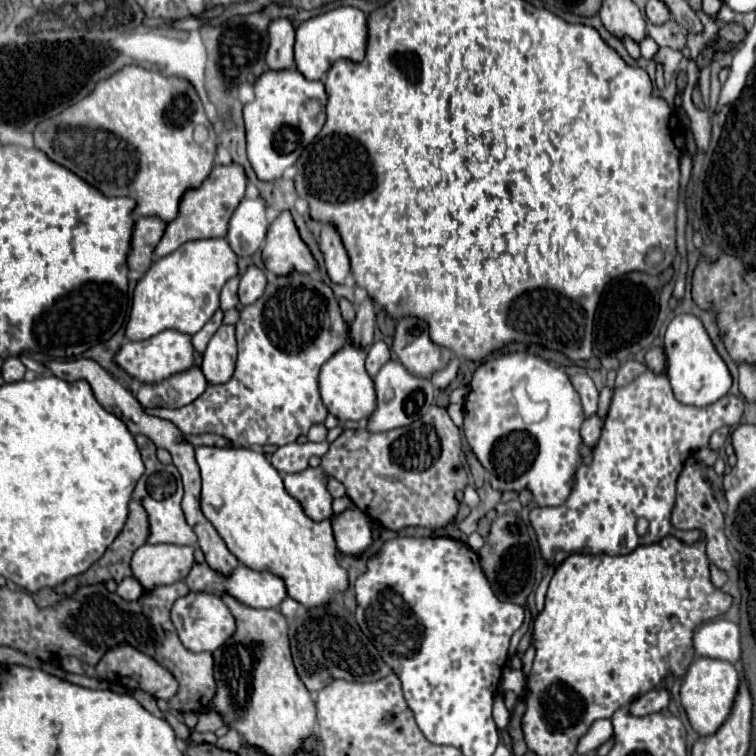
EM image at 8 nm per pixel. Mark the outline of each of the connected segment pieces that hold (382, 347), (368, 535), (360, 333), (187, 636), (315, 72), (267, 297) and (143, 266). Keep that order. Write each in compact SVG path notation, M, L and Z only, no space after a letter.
M374 342L368 350L368 358L366 358L366 370L368 374L374 378L378 374L378 370L390 360L390 348L384 342Z
M344 510L332 520L338 550L346 556L362 556L374 544L368 516L360 510Z
M366 298L356 312L356 320L350 324L350 340L354 346L366 348L372 344L374 338L374 322L376 322L376 312L374 304L370 298Z
M188 592L186 596L178 598L172 606L170 618L182 644L192 652L214 652L236 632L236 620L228 606L222 602L220 596L208 592Z
M338 6L318 14L296 28L296 68L308 80L322 80L336 60L362 62L368 42L368 16L354 6Z
M292 272L288 276L278 276L268 282L264 294L248 306L242 306L240 320L236 322L236 340L238 340L238 360L236 372L226 384L210 384L206 392L180 410L168 408L144 408L146 414L166 418L174 422L184 434L220 434L238 446L284 446L296 442L298 436L308 434L310 426L324 422L328 410L322 404L318 392L318 372L322 364L332 358L348 340L348 324L340 314L338 300L330 286L320 278Z
M156 216L138 218L134 224L134 236L132 236L132 250L128 256L128 268L130 278L138 280L142 278L154 260L154 250L158 242L162 240L166 232L166 222L158 220Z

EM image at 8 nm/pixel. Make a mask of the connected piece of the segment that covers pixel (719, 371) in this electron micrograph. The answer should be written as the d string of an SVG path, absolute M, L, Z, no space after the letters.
M678 314L664 336L664 350L668 358L666 376L670 378L674 396L682 404L708 406L718 402L732 388L732 374L712 344L702 320L694 314Z

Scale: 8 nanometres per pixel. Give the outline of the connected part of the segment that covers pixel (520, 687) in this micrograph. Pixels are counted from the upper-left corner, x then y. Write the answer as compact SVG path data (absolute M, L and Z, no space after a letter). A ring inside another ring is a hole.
M504 670L502 674L502 690L514 690L518 696L524 694L524 686L526 686L526 678L522 672L514 672L514 670Z

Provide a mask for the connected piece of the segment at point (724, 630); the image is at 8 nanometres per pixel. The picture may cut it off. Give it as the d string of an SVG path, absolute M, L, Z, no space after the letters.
M724 618L706 622L694 634L694 648L696 648L696 656L718 658L734 664L742 656L740 626Z

